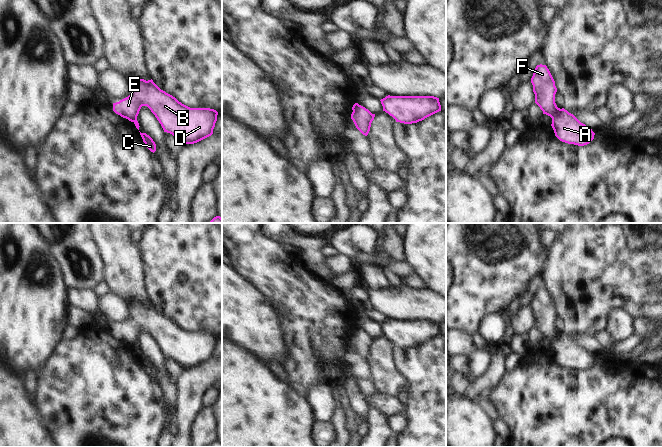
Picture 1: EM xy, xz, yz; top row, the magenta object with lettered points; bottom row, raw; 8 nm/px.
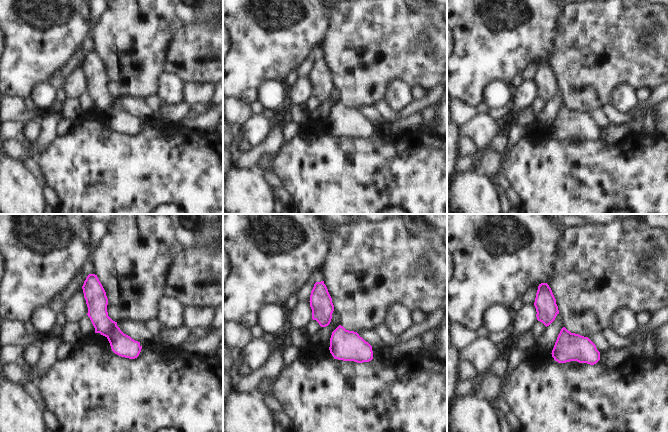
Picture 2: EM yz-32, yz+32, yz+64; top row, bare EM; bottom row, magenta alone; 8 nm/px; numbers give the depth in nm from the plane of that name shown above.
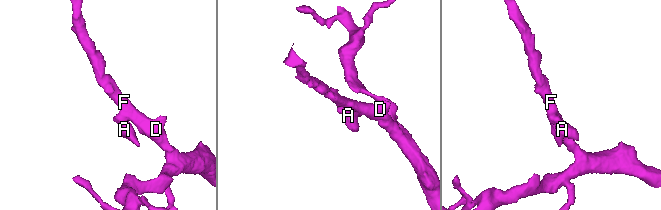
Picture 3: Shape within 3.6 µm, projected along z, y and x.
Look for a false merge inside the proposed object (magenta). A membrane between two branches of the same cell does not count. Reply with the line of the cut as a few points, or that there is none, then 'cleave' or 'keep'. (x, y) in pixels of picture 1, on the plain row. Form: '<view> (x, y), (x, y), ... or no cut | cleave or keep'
yz (561, 333), (552, 343) | cleave

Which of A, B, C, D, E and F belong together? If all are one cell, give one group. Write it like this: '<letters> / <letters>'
A C / B D E F

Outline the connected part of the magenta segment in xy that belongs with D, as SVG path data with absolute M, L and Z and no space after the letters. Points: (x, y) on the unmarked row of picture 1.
M130 301L131 317L128 321L113 327L113 335L134 346L142 330L147 330L161 348L164 356L175 360L183 368L197 367L213 358L218 336L210 332L190 332L175 321L161 314L153 304Z

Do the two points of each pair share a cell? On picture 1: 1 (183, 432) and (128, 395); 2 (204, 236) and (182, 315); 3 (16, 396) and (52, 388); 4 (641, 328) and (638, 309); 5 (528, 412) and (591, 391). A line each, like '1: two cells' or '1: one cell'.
1: two cells
2: one cell
3: two cells
4: two cells
5: one cell

